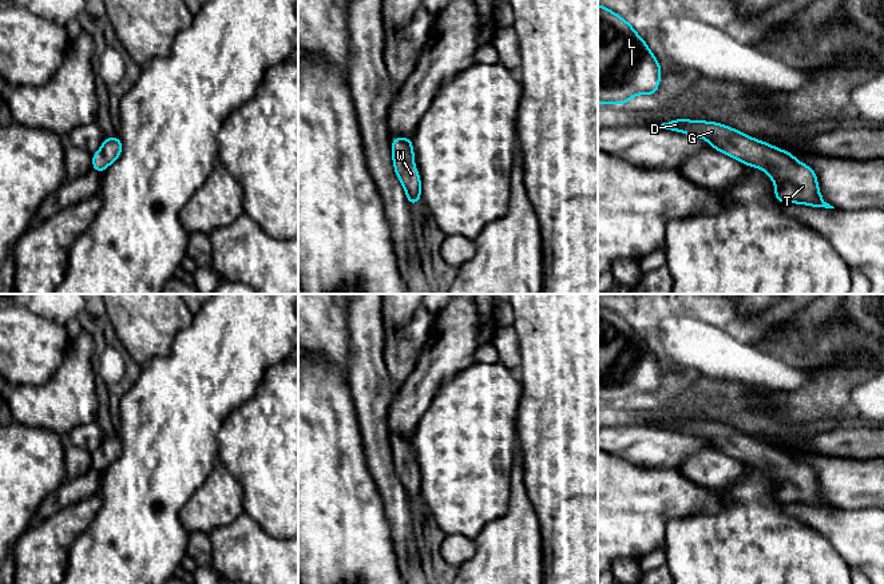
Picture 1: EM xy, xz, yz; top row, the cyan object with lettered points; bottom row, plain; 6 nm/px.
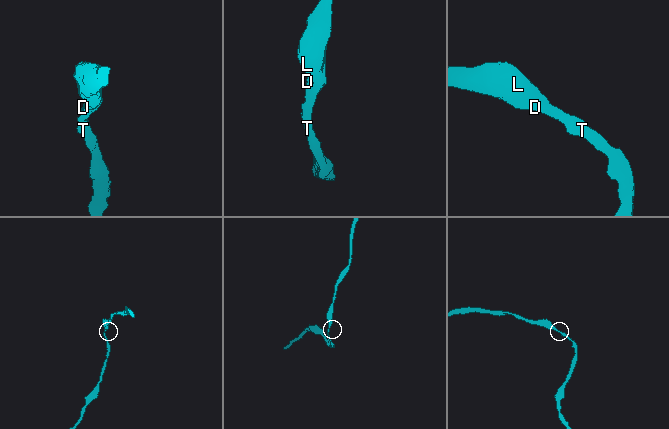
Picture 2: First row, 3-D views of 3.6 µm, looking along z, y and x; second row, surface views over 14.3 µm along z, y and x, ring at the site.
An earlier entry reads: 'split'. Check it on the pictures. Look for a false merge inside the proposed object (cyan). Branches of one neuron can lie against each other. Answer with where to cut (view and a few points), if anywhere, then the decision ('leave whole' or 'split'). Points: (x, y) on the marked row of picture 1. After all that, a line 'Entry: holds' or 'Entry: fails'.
no cut | leave whole
Entry: fails

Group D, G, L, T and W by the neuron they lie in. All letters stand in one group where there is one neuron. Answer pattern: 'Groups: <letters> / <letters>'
Groups: D G L T W

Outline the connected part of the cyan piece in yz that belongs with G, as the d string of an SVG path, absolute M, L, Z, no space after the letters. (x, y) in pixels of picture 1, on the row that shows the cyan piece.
M677 118L662 123L661 128L702 138L711 148L765 171L776 186L774 198L781 203L835 208L822 200L814 170L798 162L792 152L715 122Z

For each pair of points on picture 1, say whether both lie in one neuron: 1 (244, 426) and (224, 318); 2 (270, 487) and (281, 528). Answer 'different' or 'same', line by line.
1: different
2: same

